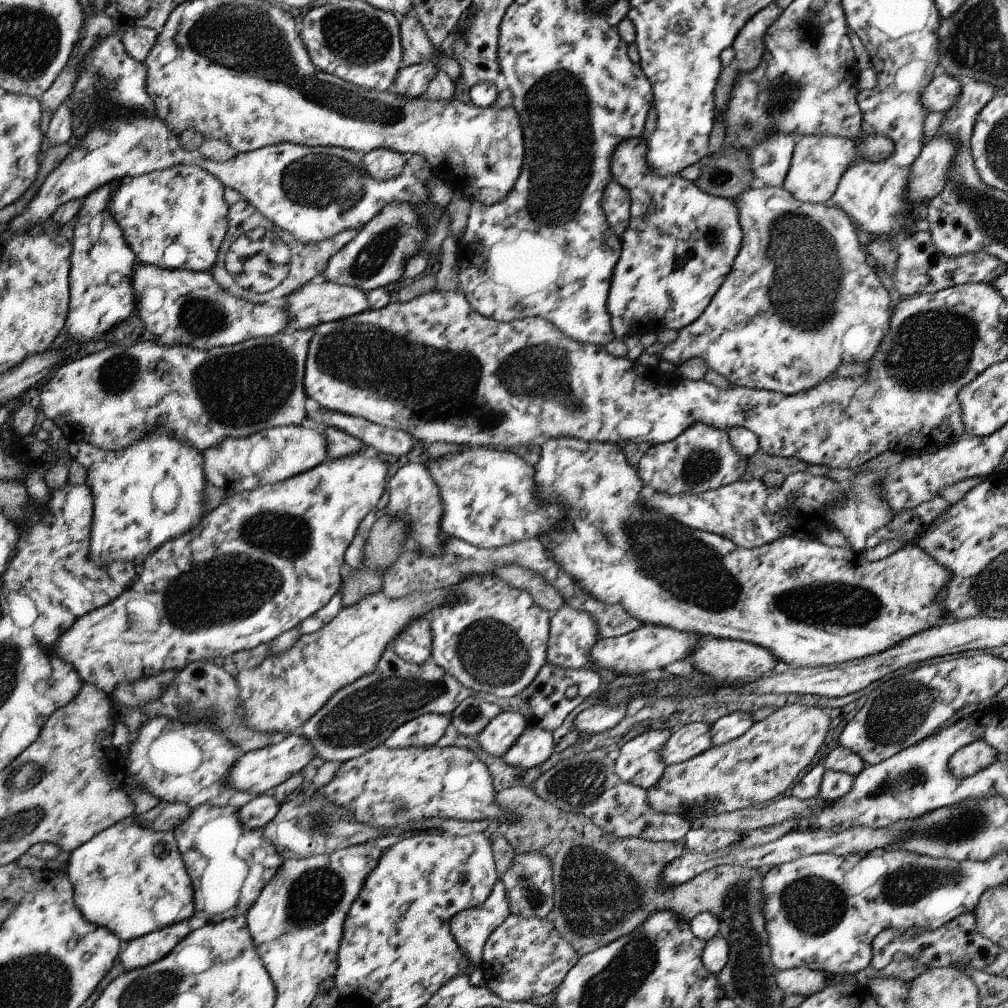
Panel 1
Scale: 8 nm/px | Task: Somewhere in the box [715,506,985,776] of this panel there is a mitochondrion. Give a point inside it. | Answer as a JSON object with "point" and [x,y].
{"point":[824,603]}

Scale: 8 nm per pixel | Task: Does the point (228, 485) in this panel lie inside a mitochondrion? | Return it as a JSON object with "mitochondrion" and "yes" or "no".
{"mitochondrion":"no"}

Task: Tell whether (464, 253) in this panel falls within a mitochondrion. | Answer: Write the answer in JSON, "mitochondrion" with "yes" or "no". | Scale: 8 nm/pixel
{"mitochondrion":"no"}

